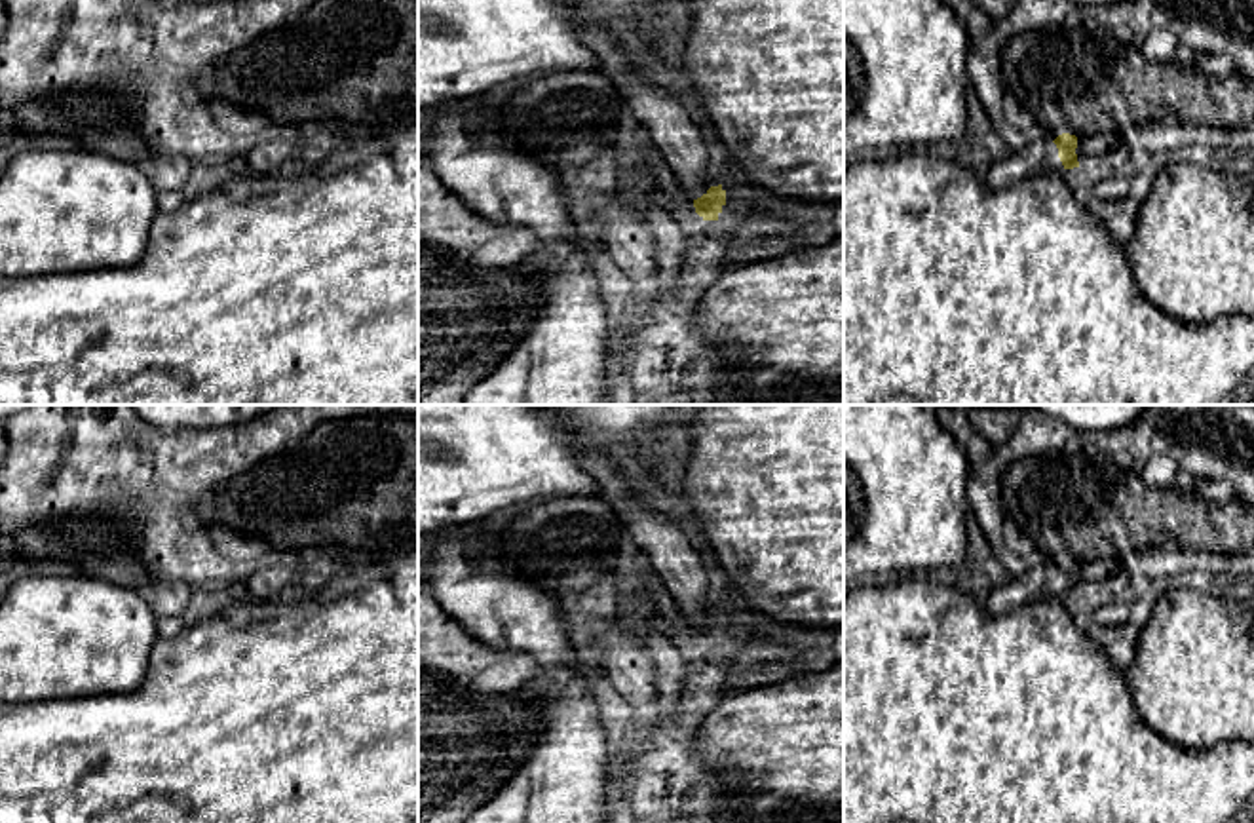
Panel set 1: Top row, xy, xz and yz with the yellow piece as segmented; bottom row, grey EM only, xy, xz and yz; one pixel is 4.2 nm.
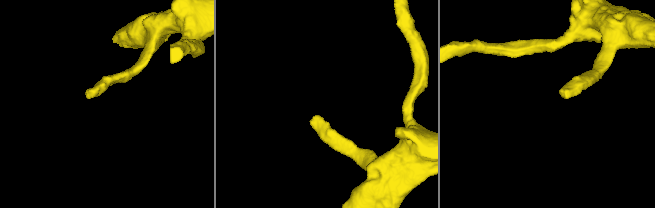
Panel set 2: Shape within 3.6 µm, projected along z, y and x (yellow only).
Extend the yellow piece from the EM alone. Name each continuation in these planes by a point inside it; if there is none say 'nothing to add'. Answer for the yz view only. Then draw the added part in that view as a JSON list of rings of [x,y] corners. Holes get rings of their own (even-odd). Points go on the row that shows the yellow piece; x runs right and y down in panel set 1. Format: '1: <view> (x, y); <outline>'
1: yz (1038, 156); [[[1032,135],[1022,150],[1011,152],[1003,160],[984,163],[980,173],[988,186],[1005,188],[1032,175],[1058,169],[1064,169],[1064,165],[1058,158],[1056,144],[1043,141],[1039,135]]]

